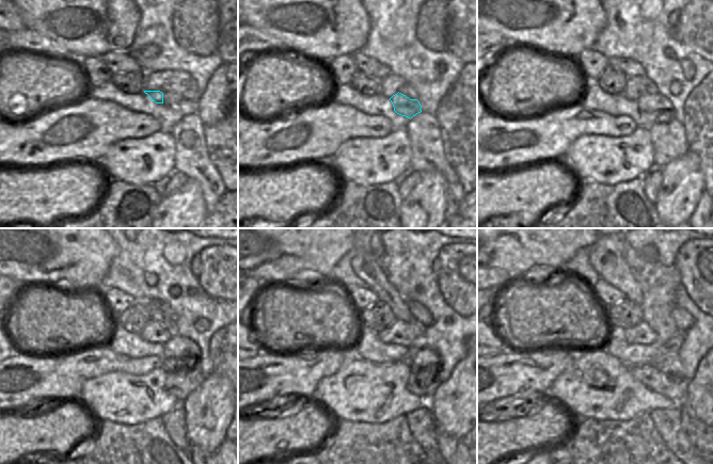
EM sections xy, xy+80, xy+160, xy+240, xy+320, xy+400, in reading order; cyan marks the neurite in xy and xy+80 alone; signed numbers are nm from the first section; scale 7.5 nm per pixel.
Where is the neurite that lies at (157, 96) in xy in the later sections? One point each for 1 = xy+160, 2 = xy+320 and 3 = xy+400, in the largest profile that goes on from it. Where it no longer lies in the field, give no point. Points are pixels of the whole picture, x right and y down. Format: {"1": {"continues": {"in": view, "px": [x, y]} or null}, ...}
{"1": {"continues": {"in": "xy+160", "px": [647, 104]}}, "2": {"continues": {"in": "xy+320", "px": [426, 361]}}, "3": {"continues": {"in": "xy+400", "px": [672, 368]}}}

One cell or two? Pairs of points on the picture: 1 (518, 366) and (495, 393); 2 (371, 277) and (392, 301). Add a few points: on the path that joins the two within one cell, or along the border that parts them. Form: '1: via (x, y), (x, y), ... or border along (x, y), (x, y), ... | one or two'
1: via (511, 372), (498, 386) | one
2: via (377, 283), (389, 296) | one

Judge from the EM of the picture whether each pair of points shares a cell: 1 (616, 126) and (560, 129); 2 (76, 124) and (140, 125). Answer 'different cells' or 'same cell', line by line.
1: same cell
2: same cell

